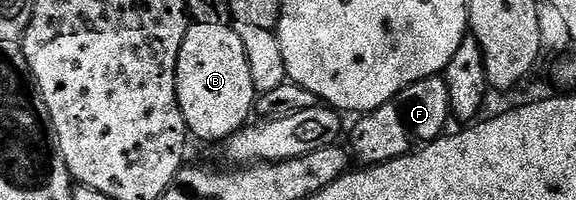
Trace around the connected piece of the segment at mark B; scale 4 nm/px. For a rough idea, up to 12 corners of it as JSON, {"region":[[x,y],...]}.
{"region":[[188,24],[177,99],[188,134],[226,142],[252,120],[241,35]]}

